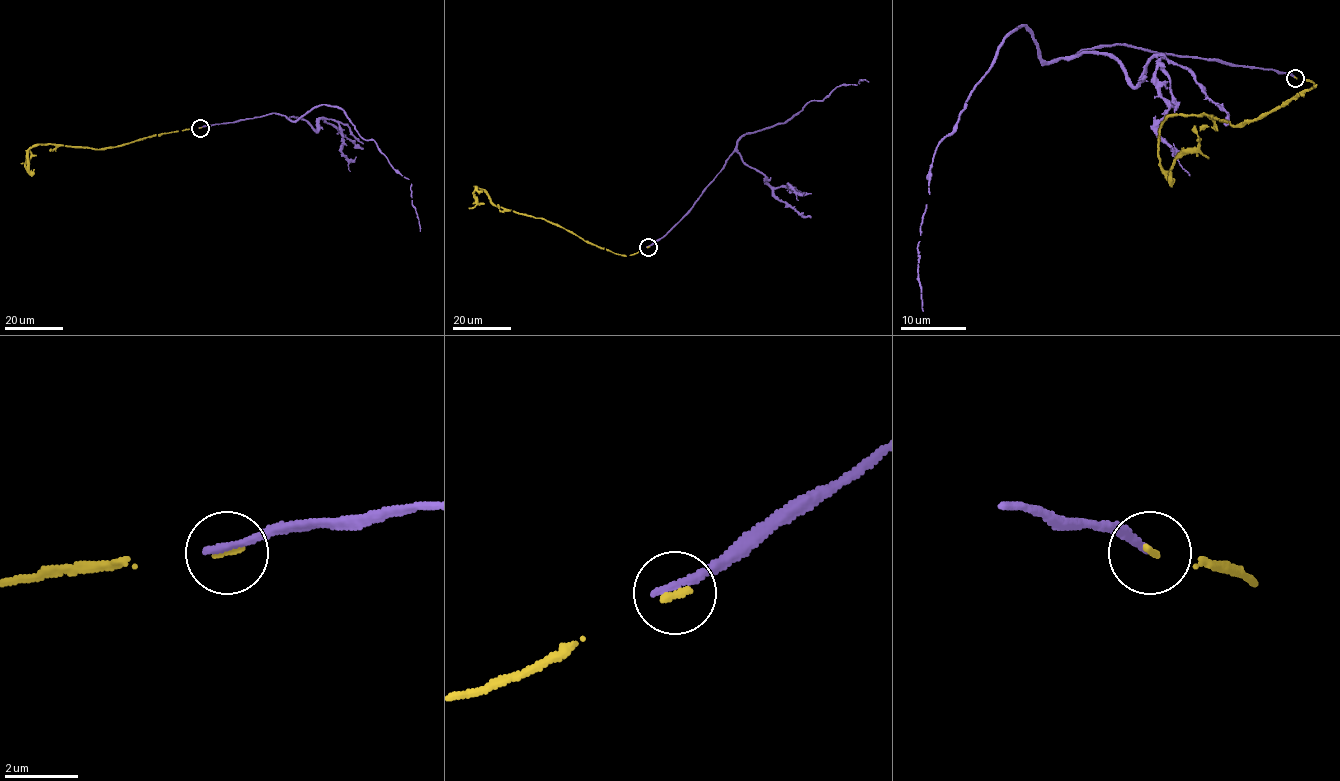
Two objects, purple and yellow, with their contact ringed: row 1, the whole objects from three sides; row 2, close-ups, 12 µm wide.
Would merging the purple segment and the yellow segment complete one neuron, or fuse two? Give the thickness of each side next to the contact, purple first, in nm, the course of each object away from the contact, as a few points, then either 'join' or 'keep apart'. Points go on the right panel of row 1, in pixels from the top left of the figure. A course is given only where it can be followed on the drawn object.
calibres 240 and 170 nm; course purple (1295, 78), (1125, 45), (1097, 45), (1046, 62), (1024, 27), (1016, 29), (933, 154), (917, 251), (924, 311); course yellow (1295, 78), (1314, 83), (1240, 126), (1206, 114), (1171, 114), (1159, 128), (1164, 170), (1199, 142), (1194, 132); keep apart

